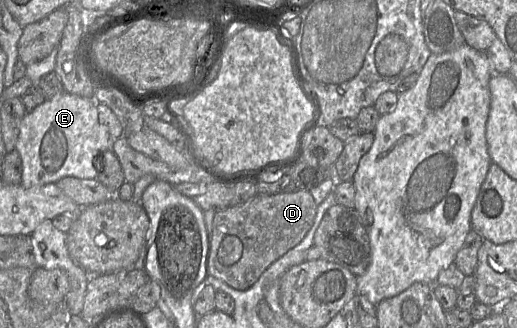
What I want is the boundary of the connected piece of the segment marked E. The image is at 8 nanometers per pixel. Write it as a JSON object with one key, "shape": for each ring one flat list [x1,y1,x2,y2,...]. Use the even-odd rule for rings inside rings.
{"shape":[[66,91,28,112,22,120,16,151,22,159,22,185,31,188,56,183,64,177,98,179,97,158,111,147,108,127,101,123,94,98]]}

